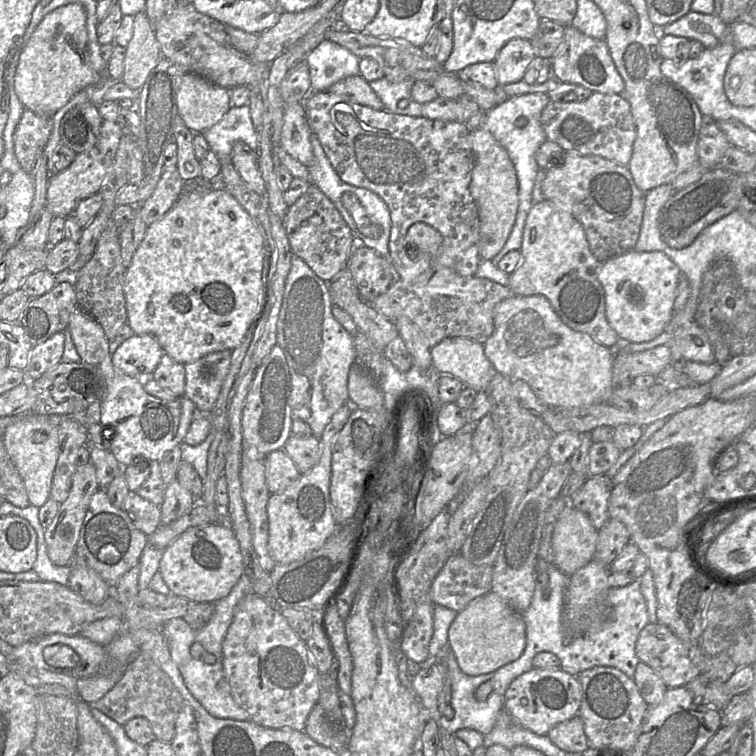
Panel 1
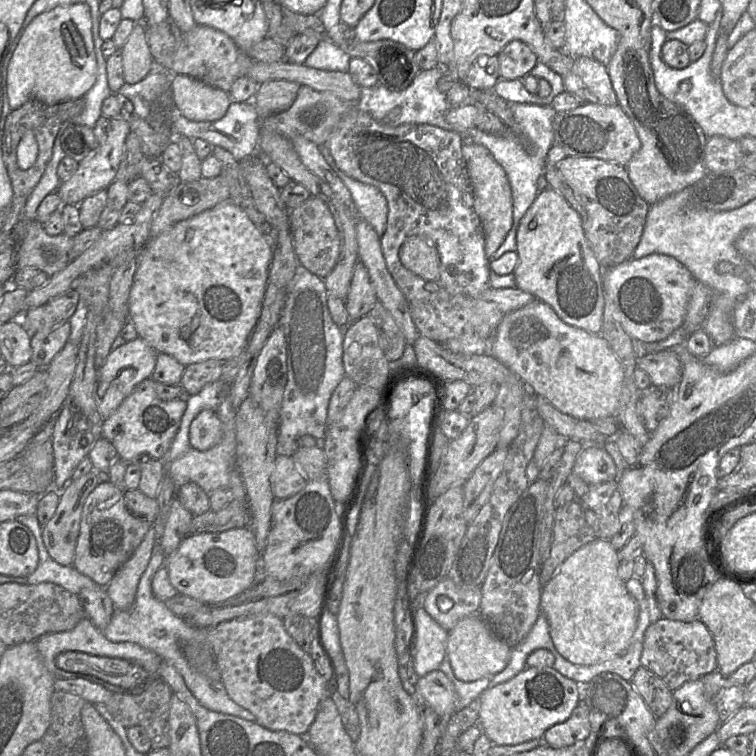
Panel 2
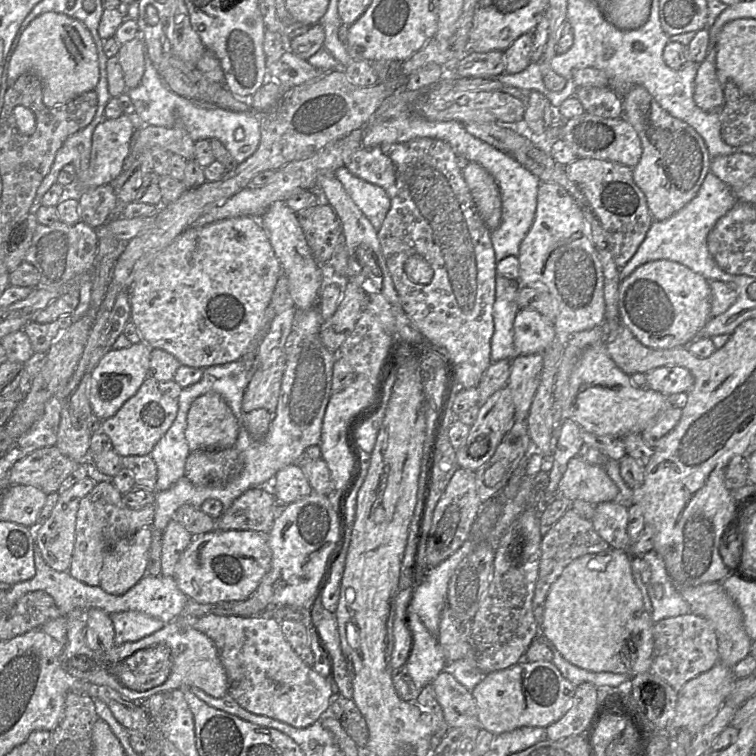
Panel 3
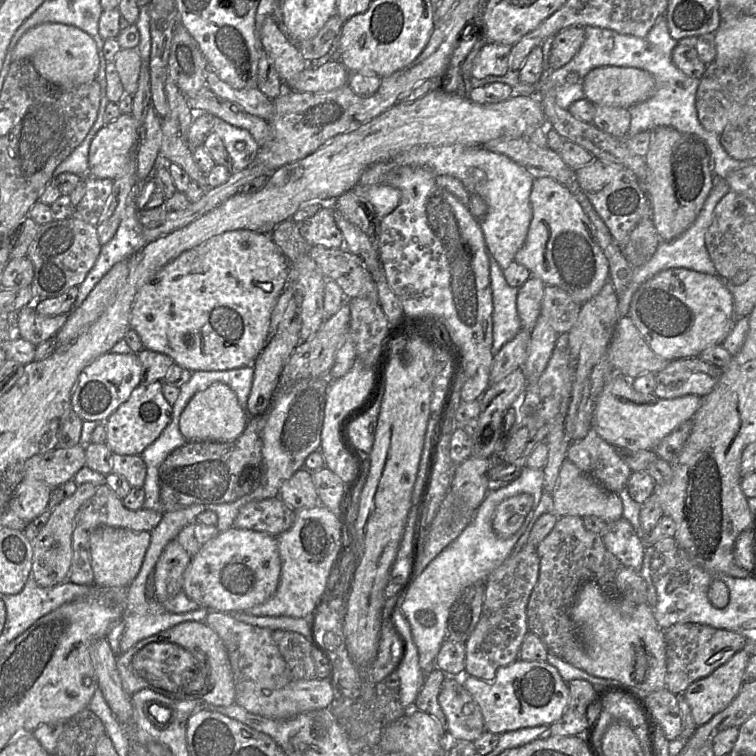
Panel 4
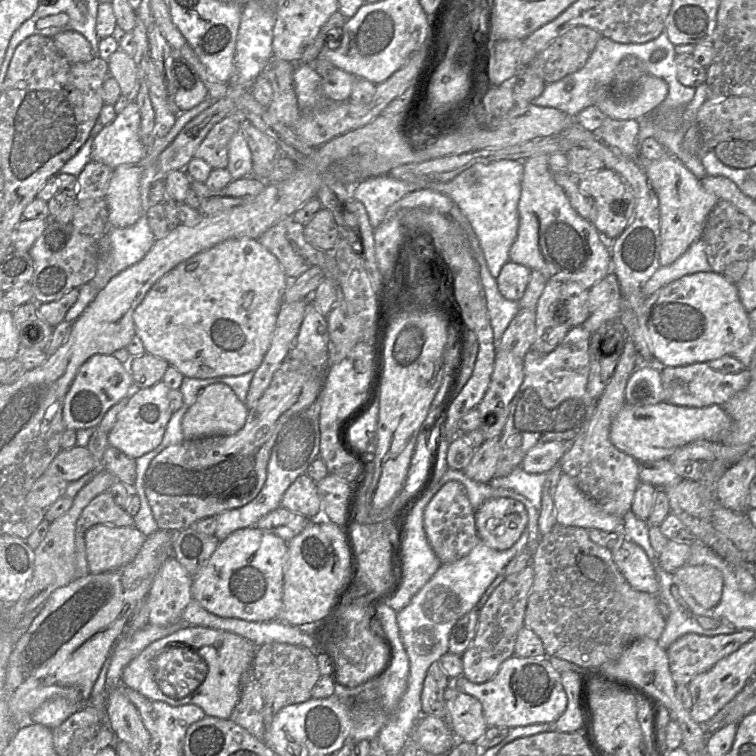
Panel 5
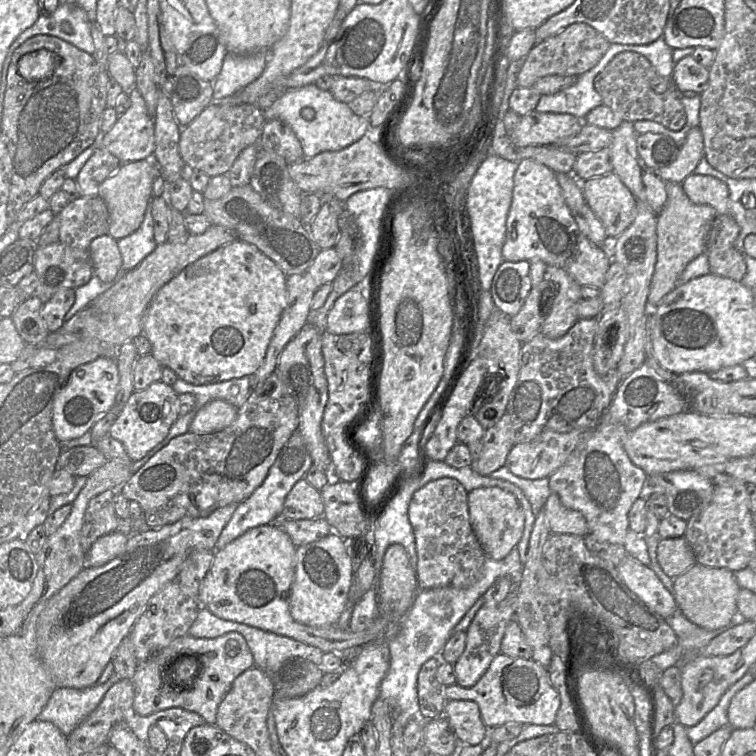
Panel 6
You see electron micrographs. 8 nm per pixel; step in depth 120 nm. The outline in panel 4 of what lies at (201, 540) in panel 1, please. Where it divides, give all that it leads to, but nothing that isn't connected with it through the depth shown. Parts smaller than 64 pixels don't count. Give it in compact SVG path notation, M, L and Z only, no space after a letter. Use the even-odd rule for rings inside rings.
M231 527L219 532L201 550L191 557L184 572L183 592L200 608L220 612L246 612L253 606L268 600L276 591L281 573L281 560L277 538L266 533Z

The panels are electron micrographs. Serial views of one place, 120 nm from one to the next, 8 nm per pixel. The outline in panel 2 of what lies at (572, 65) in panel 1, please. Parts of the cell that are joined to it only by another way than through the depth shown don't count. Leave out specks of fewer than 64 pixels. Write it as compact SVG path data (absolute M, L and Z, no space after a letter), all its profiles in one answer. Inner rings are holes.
M574 57L574 64L563 77L565 91L578 95L586 102L600 105L618 105L608 67L601 62L585 57Z

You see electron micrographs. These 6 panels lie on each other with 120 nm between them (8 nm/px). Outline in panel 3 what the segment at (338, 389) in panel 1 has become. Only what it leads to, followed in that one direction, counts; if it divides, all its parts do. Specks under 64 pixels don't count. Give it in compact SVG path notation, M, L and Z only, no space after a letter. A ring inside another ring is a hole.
M318 305L309 309L296 309L292 331L285 346L286 366L282 378L276 414L267 434L261 440L254 439L244 426L234 447L241 456L245 472L240 483L233 487L214 487L221 494L210 494L208 499L219 500L223 510L244 492L259 486L270 486L276 474L283 468L298 463L306 448L320 446L322 422L332 394L333 365L338 356L328 350L320 339L320 327L323 322Z

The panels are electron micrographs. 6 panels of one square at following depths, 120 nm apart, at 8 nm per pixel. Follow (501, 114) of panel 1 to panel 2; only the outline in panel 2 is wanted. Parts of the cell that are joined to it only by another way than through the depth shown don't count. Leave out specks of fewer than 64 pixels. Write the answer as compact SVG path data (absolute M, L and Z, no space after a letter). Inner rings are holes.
M511 104L511 110L517 125L517 130L506 129L504 134L493 135L473 127L462 137L470 137L477 144L487 148L493 158L504 169L512 193L513 223L503 243L495 251L490 260L497 260L506 252L517 251L517 231L521 219L526 214L538 195L537 180L547 161L547 153L554 145L553 120L556 111L551 105Z

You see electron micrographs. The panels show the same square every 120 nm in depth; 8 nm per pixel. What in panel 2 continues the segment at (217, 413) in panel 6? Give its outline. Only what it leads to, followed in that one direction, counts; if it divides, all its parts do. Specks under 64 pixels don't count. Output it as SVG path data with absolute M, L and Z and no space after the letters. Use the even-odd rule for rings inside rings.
M211 410L201 411L189 428L189 442L193 449L206 451L216 446L223 437L223 424Z

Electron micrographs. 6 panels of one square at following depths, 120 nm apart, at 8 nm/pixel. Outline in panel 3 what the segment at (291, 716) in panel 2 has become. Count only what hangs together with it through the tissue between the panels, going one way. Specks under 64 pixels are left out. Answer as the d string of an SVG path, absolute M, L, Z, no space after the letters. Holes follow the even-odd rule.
M180 615L175 620L204 633L215 644L221 663L228 677L228 693L245 710L289 724L295 728L306 728L330 709L336 696L330 677L323 677L313 667L306 665L294 652L280 628L280 621L270 616L219 616L191 617Z

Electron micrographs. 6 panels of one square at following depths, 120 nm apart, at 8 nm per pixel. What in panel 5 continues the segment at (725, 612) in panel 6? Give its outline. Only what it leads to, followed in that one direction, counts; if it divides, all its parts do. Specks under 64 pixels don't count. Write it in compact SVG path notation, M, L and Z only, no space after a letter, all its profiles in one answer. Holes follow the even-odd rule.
M686 564L674 574L703 608L711 609L719 603L723 590L723 577L717 568L709 565Z

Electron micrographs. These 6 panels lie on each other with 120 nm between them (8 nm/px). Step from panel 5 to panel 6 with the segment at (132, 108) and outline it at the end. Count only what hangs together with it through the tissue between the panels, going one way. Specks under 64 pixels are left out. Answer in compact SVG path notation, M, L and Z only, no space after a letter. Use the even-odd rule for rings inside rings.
M136 87L128 92L128 96L129 108L102 139L102 148L122 163L153 158L155 150L154 120L146 103Z

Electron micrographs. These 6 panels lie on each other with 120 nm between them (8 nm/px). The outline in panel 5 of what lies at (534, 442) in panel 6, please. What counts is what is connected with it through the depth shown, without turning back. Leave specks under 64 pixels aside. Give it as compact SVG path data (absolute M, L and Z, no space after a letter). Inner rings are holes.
M561 441L538 444L526 453L520 467L529 474L547 473L559 464L566 451L566 444Z

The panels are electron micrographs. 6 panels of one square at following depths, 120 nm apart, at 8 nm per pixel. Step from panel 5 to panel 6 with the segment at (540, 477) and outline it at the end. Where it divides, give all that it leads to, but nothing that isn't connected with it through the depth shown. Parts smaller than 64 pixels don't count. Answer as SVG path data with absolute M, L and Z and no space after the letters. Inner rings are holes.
M506 466L492 472L490 476L492 478L509 481L518 486L531 504L532 512L535 516L544 509L544 505L551 494L548 478L535 480L521 478L514 475Z

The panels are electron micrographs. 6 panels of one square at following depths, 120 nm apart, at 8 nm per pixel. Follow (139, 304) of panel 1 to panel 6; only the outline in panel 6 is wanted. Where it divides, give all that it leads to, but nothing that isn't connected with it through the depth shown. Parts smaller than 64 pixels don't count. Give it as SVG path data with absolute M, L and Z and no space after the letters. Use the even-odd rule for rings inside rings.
M237 239L217 248L185 267L178 275L165 284L151 301L143 317L142 333L151 342L151 354L163 367L170 368L177 374L178 378L193 385L213 384L253 375L260 367L266 355L266 351L274 335L276 326L278 325L281 314L286 307L286 281L287 276L283 273L282 269L253 244Z

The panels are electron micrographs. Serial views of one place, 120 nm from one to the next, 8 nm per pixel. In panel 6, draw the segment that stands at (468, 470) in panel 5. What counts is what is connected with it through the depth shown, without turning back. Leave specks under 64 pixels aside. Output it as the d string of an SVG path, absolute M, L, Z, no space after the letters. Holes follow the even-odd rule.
M505 413L494 426L485 430L482 443L480 458L477 462L472 461L471 468L482 476L490 476L505 466L507 455L513 447L509 414Z

